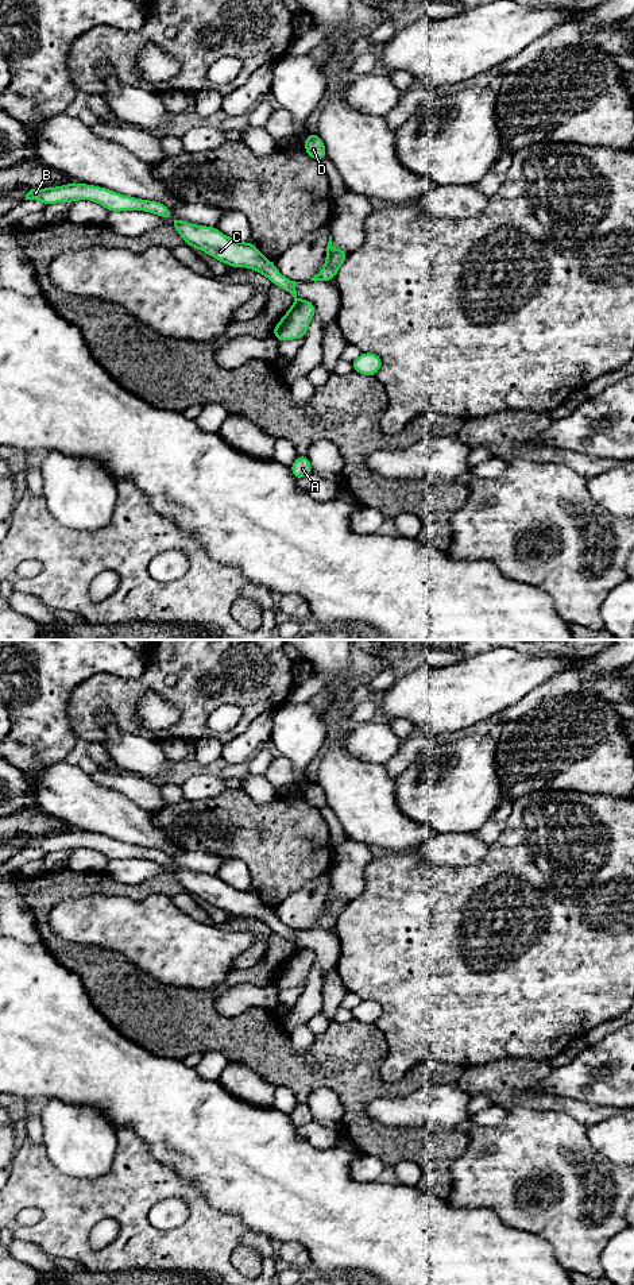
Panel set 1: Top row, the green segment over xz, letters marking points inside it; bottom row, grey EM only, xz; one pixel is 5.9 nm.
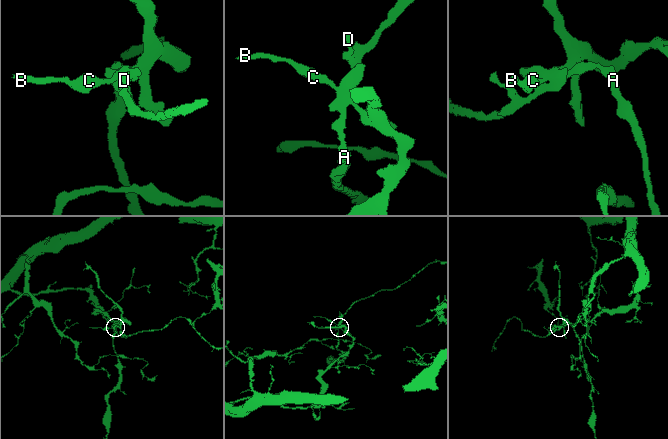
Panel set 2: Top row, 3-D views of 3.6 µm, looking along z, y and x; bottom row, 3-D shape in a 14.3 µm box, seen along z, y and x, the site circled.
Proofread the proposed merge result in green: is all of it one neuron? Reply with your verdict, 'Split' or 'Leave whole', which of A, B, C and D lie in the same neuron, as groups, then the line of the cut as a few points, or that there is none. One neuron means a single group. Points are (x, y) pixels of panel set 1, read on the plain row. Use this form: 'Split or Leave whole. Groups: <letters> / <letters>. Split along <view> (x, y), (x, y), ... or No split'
Split. Groups: A D / B C. Split along xz (302, 948), (275, 984)

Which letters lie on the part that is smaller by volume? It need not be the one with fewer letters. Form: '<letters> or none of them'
A, D

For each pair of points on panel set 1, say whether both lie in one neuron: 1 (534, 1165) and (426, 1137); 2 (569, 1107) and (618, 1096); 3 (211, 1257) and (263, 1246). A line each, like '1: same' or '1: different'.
1: different
2: different
3: same

